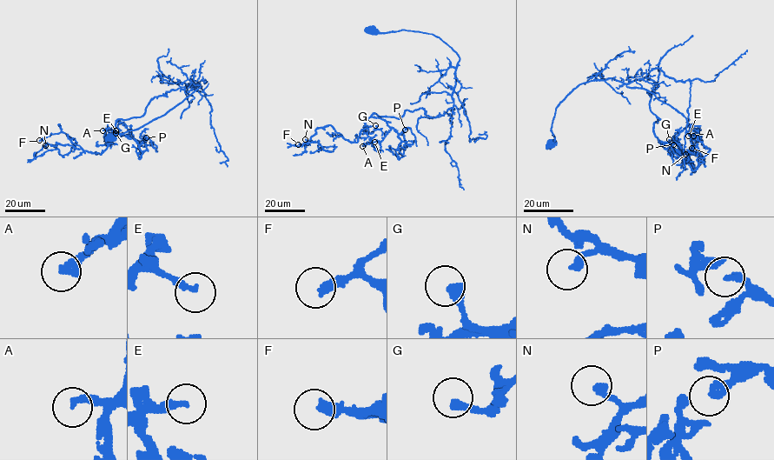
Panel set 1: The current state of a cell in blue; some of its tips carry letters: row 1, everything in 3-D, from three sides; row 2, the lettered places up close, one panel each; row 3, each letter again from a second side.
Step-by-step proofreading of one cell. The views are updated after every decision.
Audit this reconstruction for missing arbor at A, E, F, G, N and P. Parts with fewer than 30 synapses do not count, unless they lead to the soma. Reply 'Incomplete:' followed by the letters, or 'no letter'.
Incomplete: F

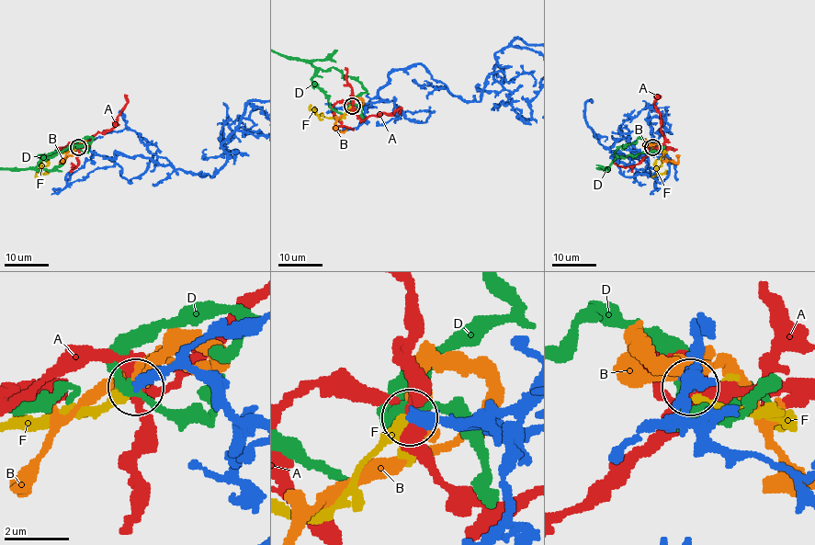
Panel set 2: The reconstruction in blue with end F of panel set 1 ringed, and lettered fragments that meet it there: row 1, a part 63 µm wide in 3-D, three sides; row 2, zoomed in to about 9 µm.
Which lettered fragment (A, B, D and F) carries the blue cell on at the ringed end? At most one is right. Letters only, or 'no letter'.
F

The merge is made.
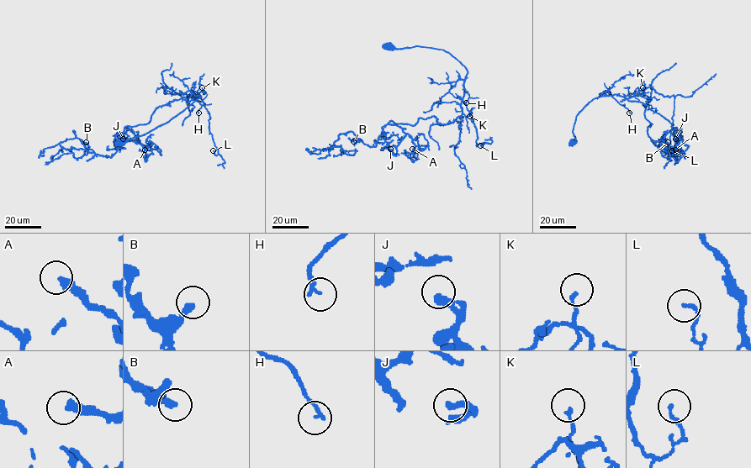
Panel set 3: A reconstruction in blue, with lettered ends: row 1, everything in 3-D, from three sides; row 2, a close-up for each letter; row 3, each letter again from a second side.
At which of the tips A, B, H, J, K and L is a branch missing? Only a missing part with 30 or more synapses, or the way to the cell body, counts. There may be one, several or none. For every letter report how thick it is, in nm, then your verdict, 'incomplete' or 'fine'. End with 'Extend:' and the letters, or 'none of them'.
A: calibre 340 nm; fine
B: calibre 260 nm; fine
H: calibre 170 nm; fine
J: calibre 300 nm; fine
K: calibre 150 nm; fine
L: calibre 130 nm; fine
Extend: none of them

